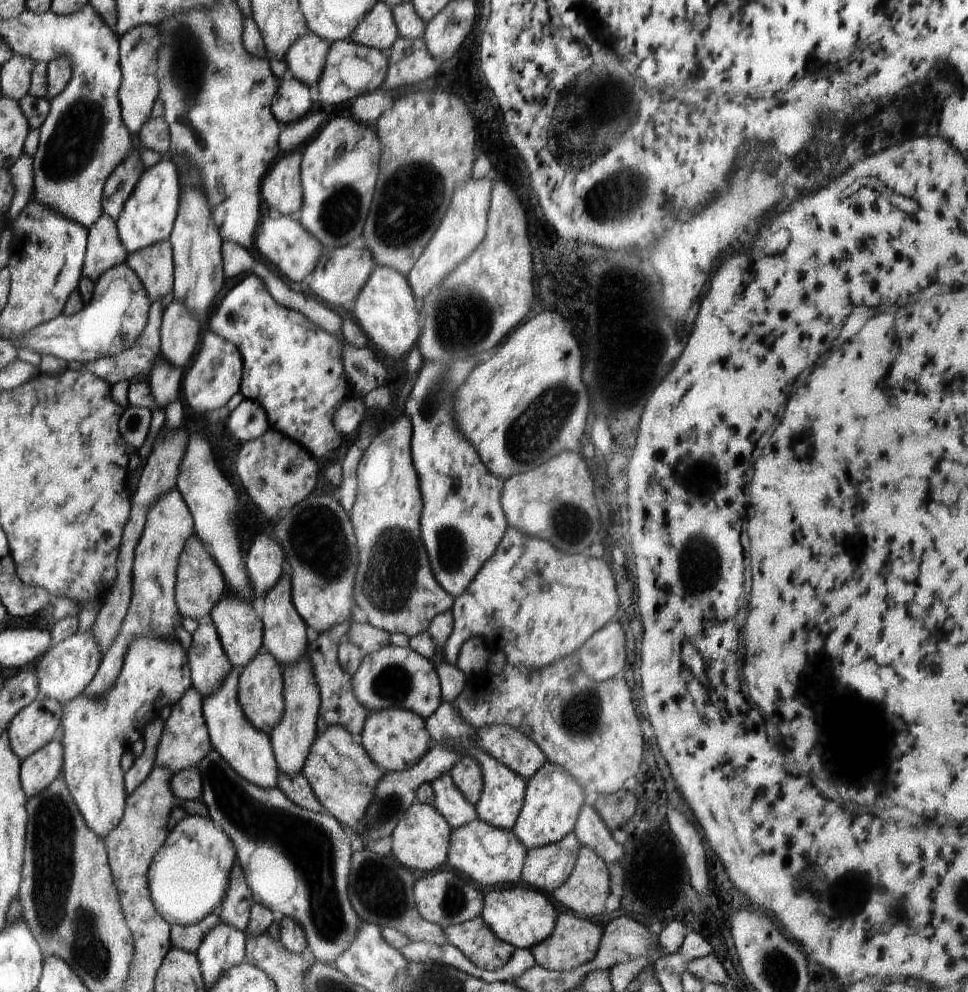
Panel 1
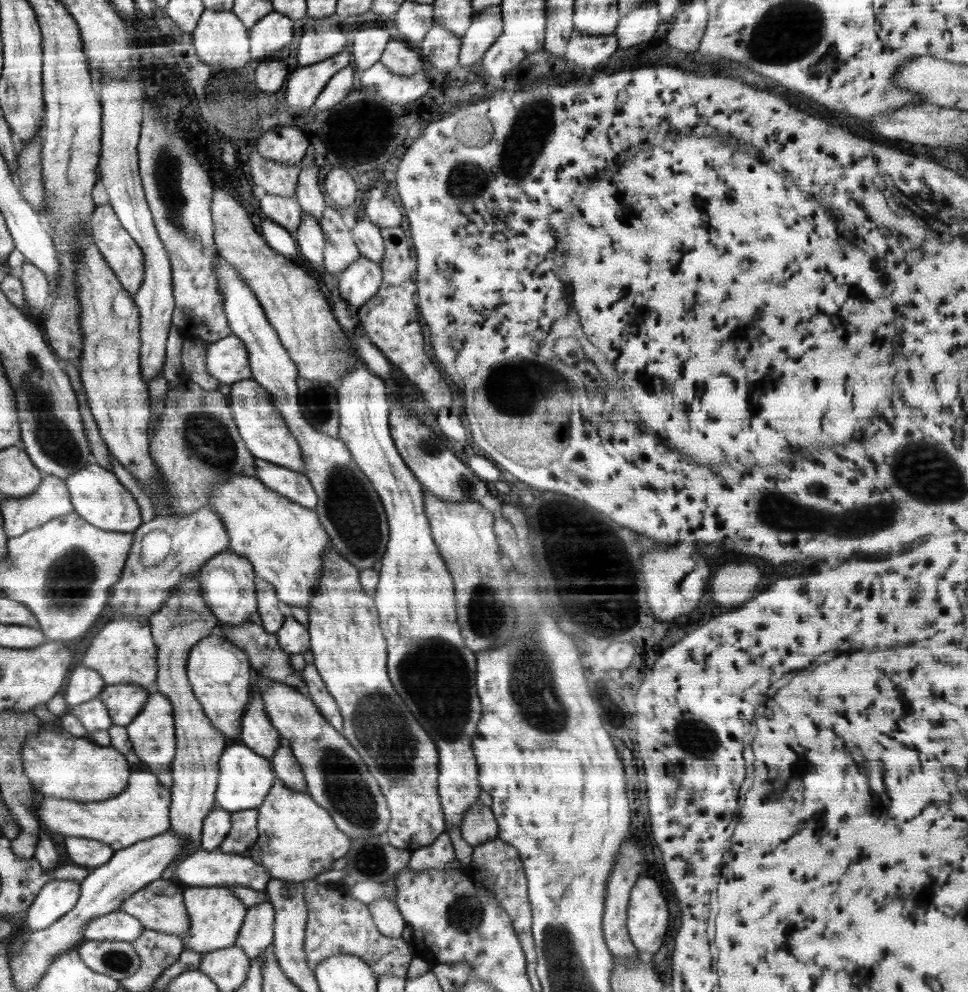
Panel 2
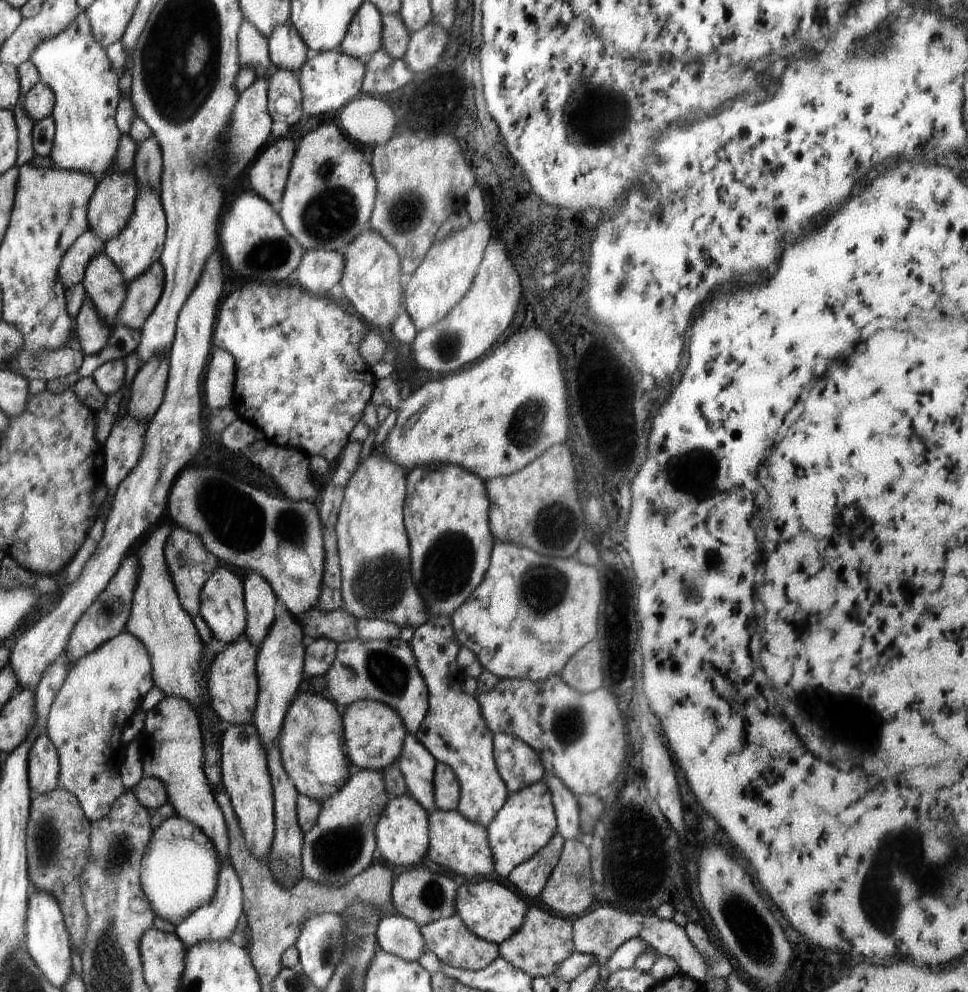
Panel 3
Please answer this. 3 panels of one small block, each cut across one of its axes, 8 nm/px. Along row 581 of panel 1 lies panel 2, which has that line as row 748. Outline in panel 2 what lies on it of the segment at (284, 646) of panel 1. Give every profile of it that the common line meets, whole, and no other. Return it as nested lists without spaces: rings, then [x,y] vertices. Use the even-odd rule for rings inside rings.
[[[280,746],[275,752],[270,762],[276,777],[293,792],[307,793],[307,783],[301,765],[293,756],[292,750]]]

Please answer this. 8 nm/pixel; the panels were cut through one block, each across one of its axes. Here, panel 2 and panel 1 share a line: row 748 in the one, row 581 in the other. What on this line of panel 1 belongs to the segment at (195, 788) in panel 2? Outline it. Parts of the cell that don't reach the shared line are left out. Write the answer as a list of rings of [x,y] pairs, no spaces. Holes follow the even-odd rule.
[[[196,532],[186,540],[186,544],[182,548],[175,586],[176,605],[180,617],[196,620],[196,622],[208,618],[214,604],[227,592],[226,580],[224,580],[224,574],[220,570],[219,563],[214,560],[214,556],[210,556],[210,552],[206,550],[206,546],[202,544],[202,540]]]

